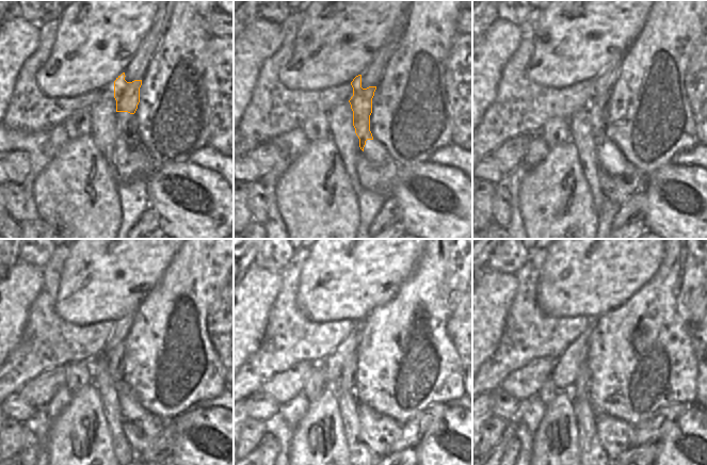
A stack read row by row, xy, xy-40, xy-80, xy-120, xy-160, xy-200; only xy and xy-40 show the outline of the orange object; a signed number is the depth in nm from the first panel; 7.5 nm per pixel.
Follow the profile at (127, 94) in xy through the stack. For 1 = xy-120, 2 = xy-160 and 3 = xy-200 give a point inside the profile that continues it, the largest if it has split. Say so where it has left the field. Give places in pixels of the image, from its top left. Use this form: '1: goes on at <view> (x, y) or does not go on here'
1: goes on at xy-120 (114, 357)
2: goes on at xy-160 (346, 382)
3: goes on at xy-200 (581, 384)

